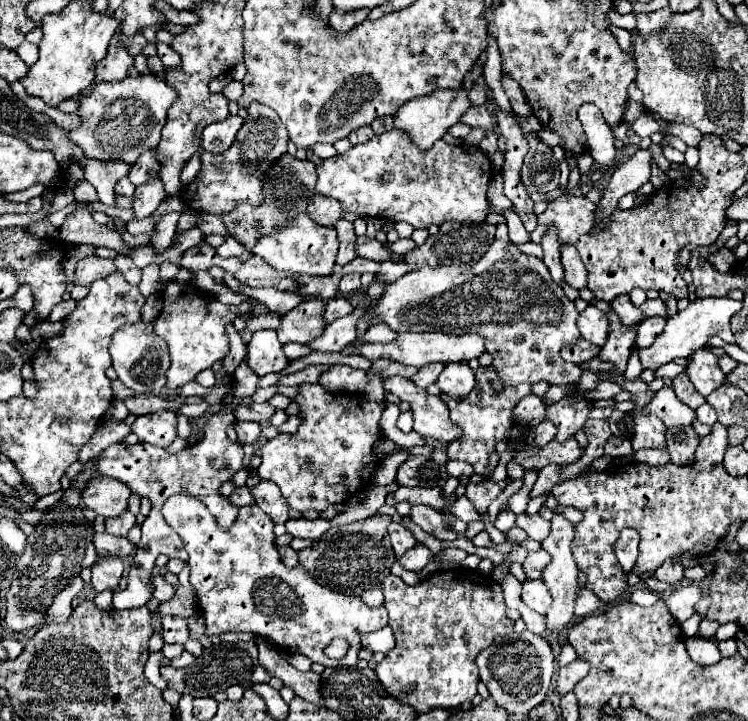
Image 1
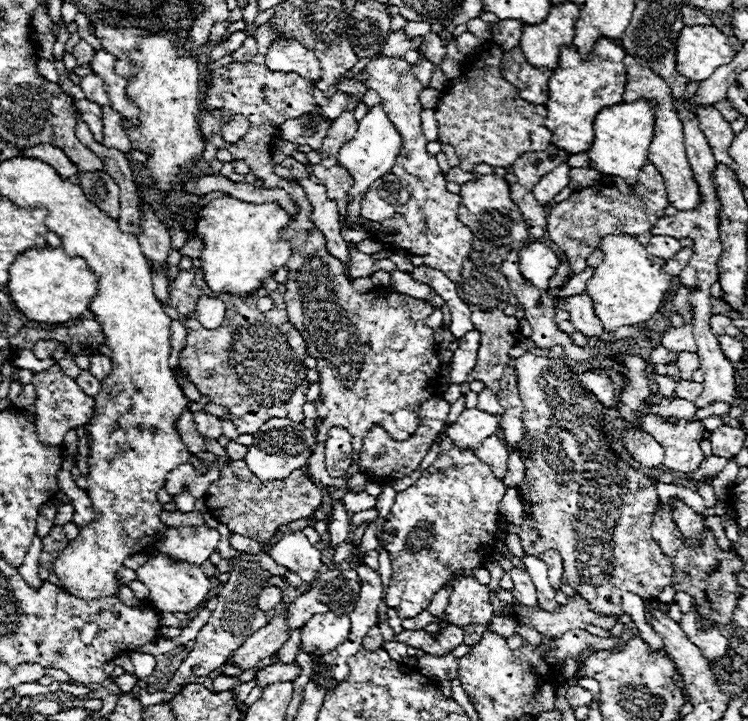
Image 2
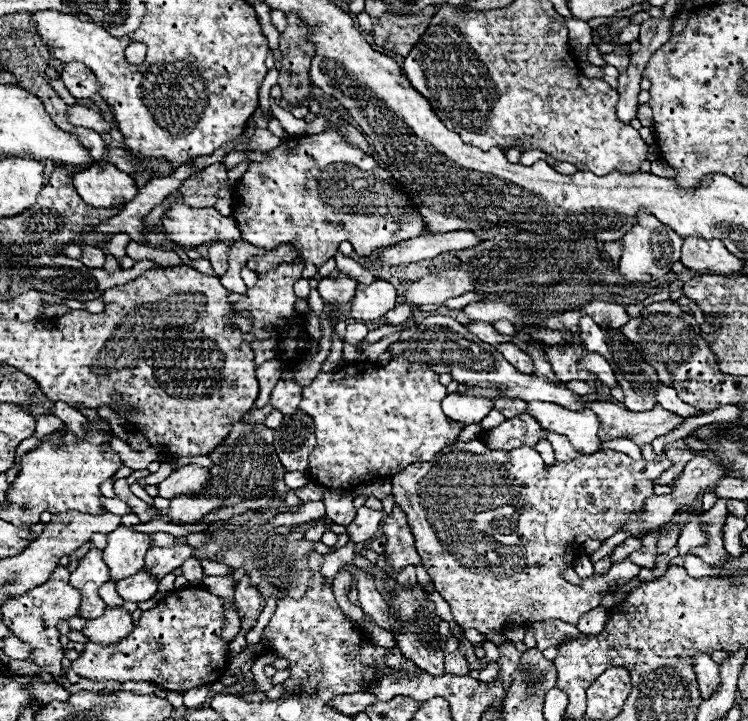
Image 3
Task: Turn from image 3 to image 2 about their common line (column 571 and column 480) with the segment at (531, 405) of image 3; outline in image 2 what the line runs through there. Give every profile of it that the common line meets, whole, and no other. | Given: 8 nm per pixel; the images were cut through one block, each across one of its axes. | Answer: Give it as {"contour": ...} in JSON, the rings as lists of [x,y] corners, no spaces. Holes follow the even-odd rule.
{"contour":[[[466,408],[450,426],[448,438],[454,444],[474,450],[486,436],[500,434],[500,416],[492,416],[478,408]]]}

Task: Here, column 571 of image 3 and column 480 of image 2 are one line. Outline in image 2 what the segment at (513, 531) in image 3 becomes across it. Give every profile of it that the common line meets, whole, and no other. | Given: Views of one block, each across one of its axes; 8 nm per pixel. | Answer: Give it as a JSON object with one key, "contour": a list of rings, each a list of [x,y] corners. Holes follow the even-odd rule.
{"contour":[[[442,442],[440,456],[434,464],[430,464],[422,476],[408,490],[398,492],[396,504],[392,506],[392,516],[388,516],[388,524],[384,524],[384,548],[392,560],[392,584],[388,588],[386,604],[396,608],[400,618],[414,618],[422,610],[428,608],[432,596],[448,584],[448,580],[456,574],[452,582],[452,594],[446,604],[446,620],[456,626],[466,624],[488,624],[494,616],[490,604],[490,588],[480,584],[474,576],[466,576],[466,570],[478,570],[492,556],[494,544],[498,542],[498,502],[502,500],[506,486],[494,478],[488,464],[480,462],[470,450],[454,446],[454,442]]]}

